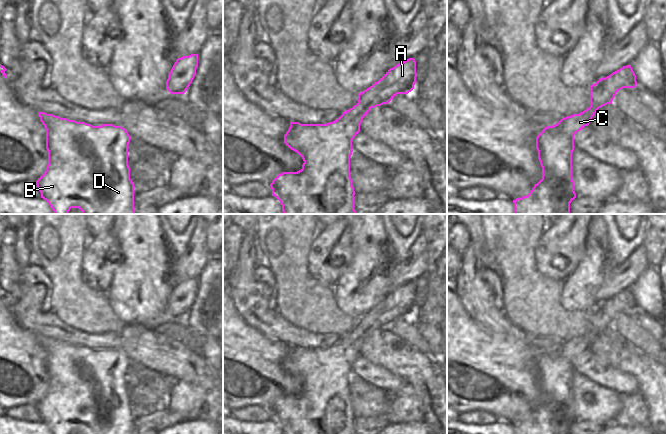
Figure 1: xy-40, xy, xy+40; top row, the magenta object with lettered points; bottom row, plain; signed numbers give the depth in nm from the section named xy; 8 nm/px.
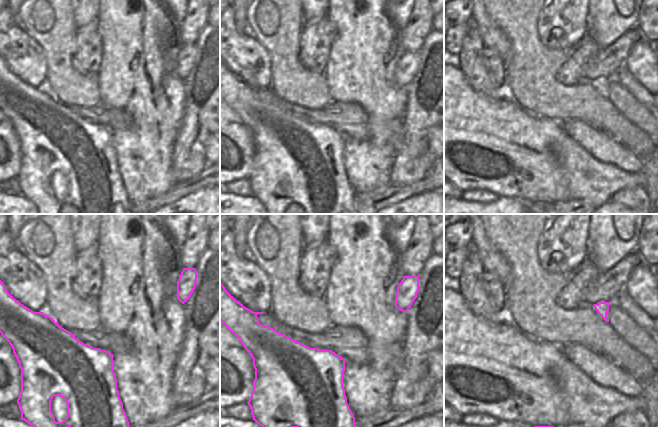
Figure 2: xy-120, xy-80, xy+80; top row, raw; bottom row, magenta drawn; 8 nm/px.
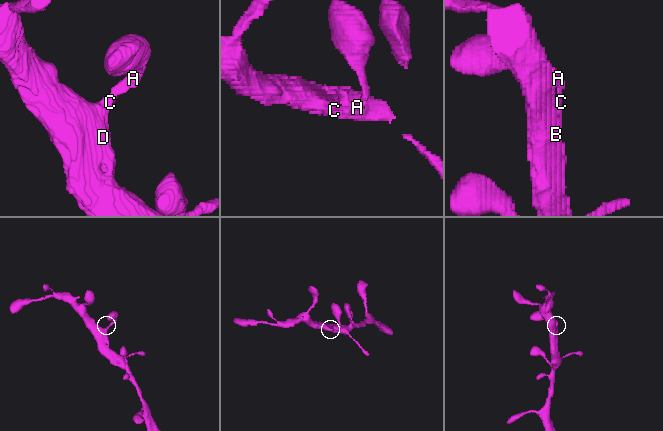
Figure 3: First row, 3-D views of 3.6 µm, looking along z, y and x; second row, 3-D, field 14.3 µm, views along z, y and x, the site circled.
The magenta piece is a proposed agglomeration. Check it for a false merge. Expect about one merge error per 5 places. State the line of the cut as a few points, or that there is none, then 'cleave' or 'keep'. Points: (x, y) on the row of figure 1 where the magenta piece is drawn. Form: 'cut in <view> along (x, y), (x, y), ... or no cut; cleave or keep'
no cut; keep

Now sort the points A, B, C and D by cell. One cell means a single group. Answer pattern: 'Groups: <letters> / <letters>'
Groups: A B C D

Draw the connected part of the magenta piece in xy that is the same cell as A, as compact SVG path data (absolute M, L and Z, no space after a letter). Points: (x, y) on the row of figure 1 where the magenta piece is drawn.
M409 58L390 68L377 82L358 94L358 103L335 121L327 124L290 122L284 143L303 159L302 169L283 172L270 187L282 205L284 214L357 214L354 209L354 187L350 177L352 141L360 132L362 119L371 108L388 104L397 94L408 94L416 81L416 61Z

